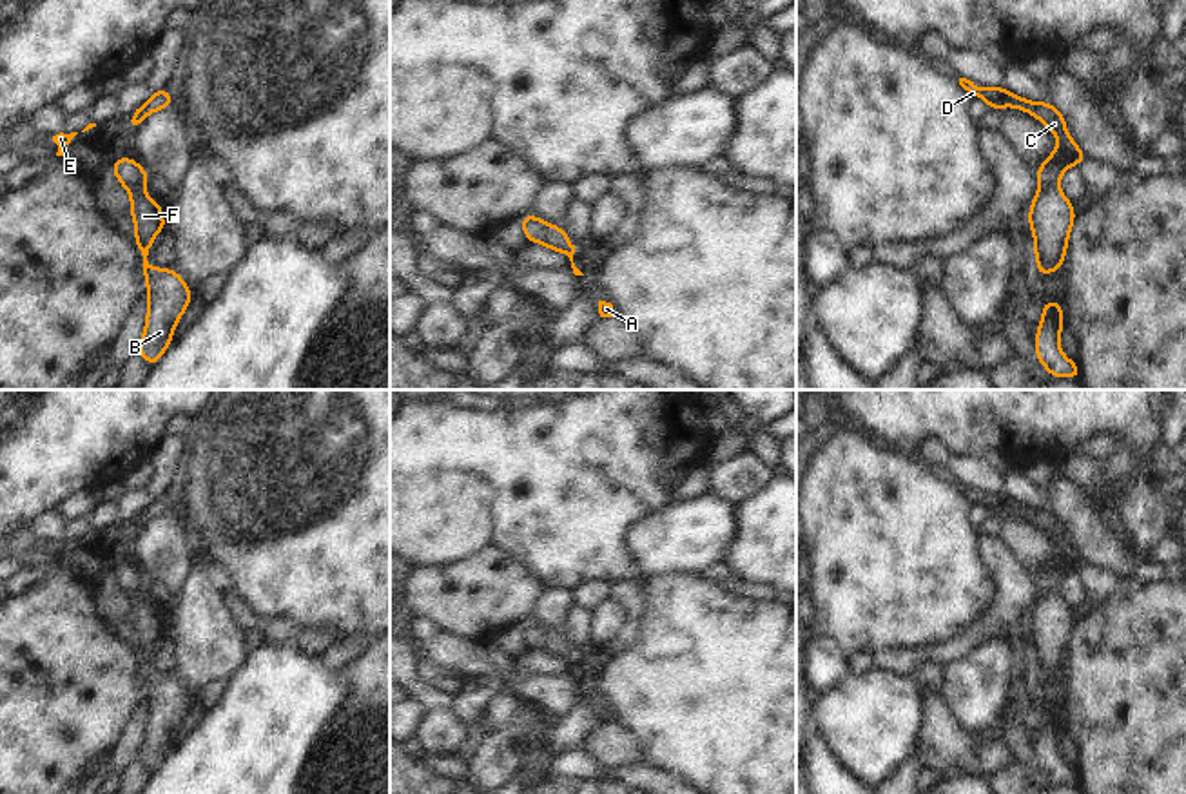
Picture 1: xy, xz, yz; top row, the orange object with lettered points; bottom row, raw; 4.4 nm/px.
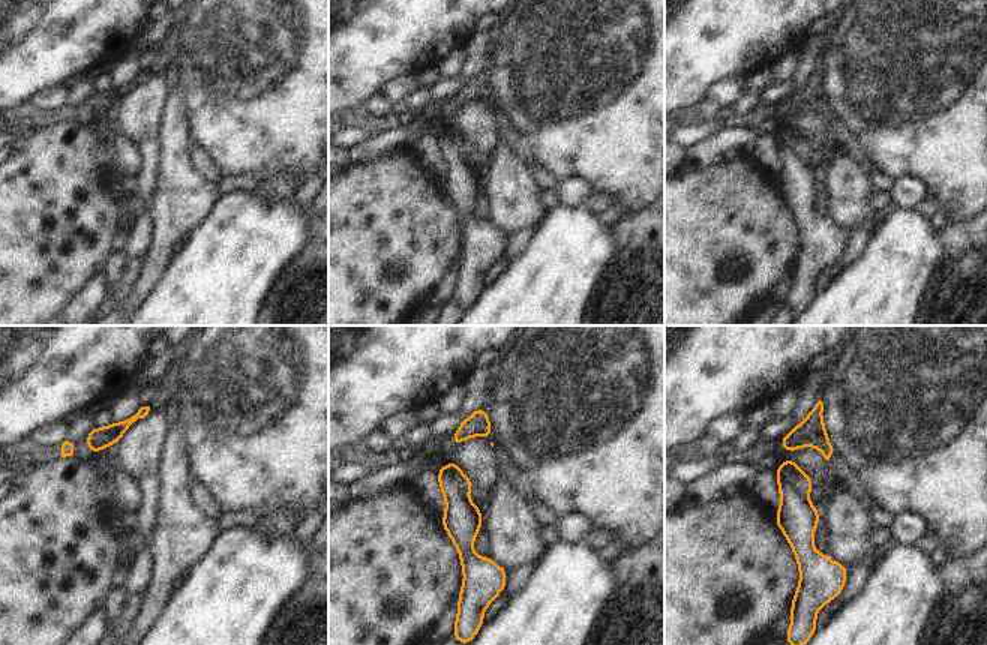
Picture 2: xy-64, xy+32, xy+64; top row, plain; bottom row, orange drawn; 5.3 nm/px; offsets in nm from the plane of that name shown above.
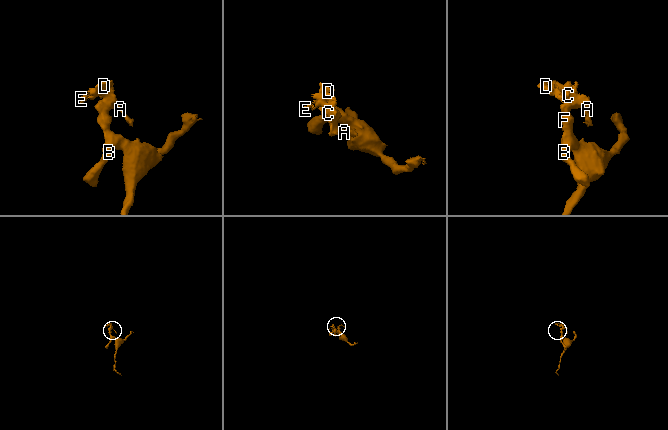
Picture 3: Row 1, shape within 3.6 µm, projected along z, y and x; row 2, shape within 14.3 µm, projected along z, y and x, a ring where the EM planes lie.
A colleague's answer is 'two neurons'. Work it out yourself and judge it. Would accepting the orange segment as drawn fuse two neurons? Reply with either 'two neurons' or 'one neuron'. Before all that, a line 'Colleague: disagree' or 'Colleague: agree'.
Colleague: agree
two neurons

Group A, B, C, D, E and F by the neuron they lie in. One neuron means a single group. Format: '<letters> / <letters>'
A C D E / B F

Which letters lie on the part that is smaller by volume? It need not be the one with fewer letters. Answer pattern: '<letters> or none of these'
A, C, D, E

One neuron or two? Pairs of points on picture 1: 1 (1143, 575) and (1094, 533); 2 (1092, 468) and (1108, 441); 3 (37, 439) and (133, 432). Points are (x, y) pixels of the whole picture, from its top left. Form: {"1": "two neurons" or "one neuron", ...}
{"1": "two neurons", "2": "two neurons", "3": "one neuron"}

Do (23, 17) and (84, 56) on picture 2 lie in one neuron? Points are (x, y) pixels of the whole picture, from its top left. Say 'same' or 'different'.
same

